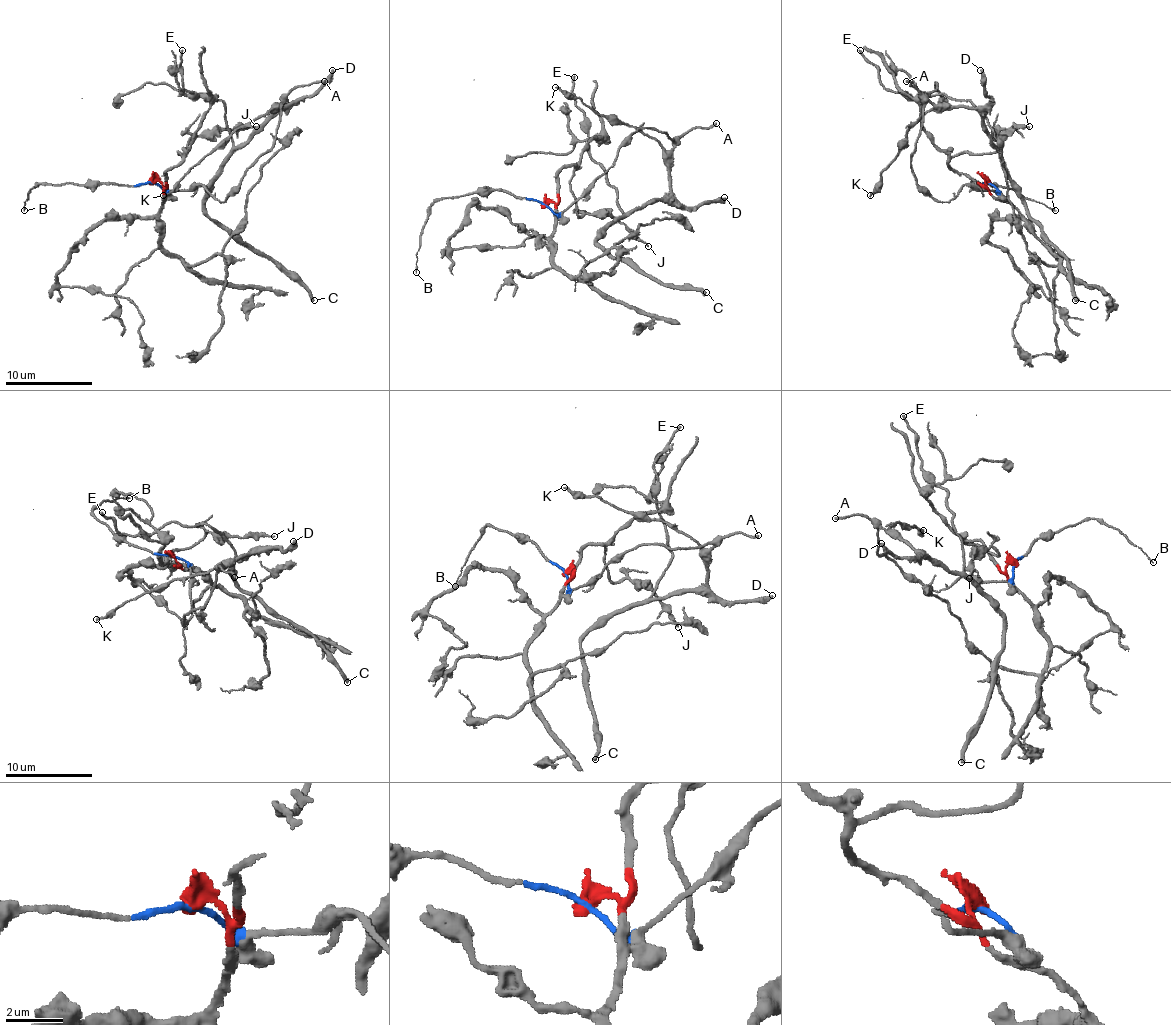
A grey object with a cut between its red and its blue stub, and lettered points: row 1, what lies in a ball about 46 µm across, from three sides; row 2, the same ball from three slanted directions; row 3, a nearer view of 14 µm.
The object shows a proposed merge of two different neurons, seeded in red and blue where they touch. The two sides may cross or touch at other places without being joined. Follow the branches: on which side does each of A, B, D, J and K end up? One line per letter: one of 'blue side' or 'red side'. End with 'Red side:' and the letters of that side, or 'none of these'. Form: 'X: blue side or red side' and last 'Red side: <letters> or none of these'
A: blue side
B: blue side
D: blue side
J: red side
K: blue side
Red side: J

